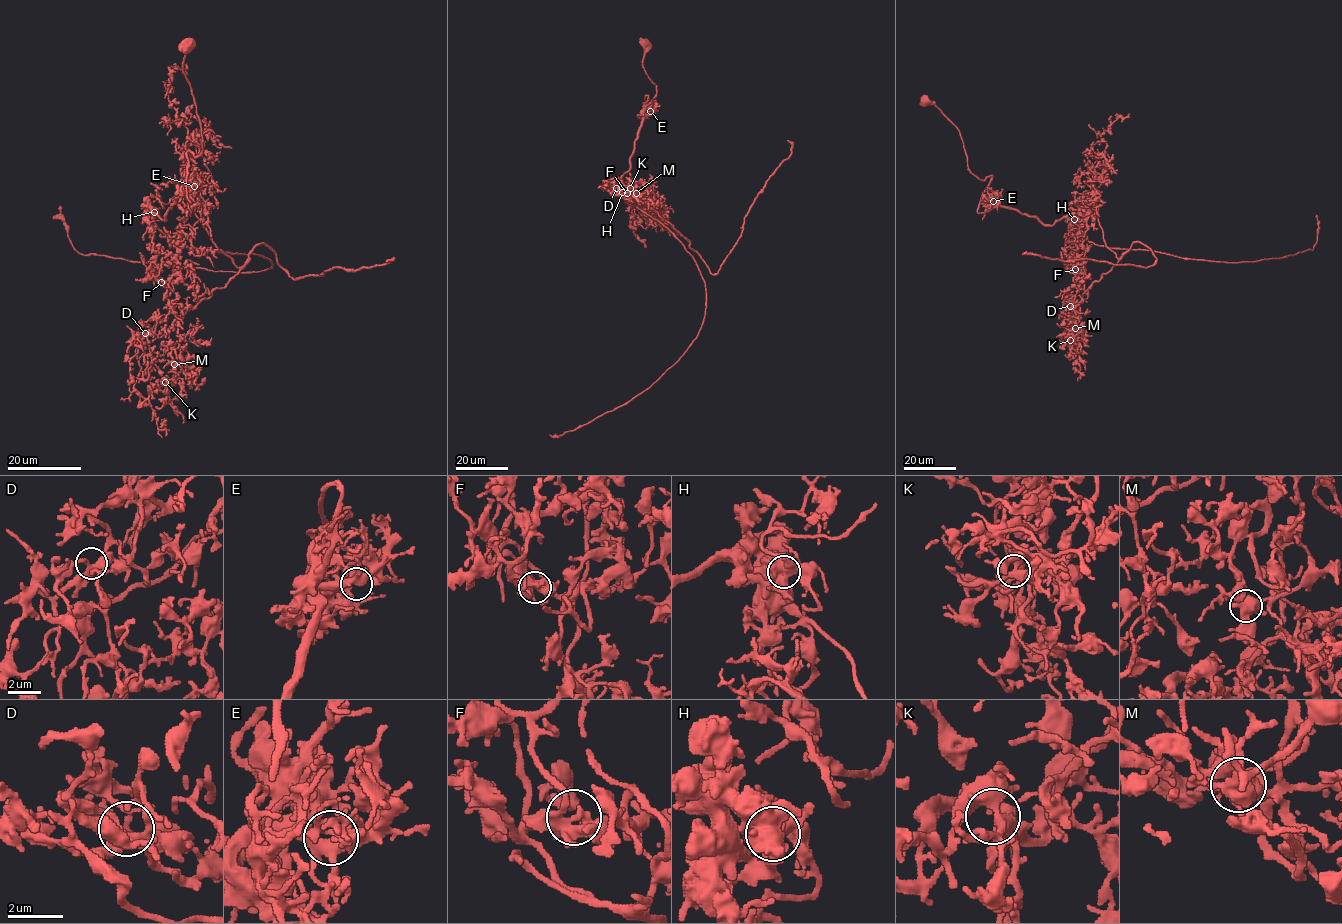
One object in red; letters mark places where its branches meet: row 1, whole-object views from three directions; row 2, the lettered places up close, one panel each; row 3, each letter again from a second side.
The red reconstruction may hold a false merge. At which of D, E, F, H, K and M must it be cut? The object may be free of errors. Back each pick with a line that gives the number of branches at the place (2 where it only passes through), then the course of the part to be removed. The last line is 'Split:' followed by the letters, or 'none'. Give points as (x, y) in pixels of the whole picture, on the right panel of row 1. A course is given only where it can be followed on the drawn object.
H: Branches: 4. Course of the part to remove: (1074, 219), (1072, 223), (1087, 239), (1099, 246), (1234, 263), (1282, 258), (1312, 249), (1317, 238), (1316, 215)
Split: H

